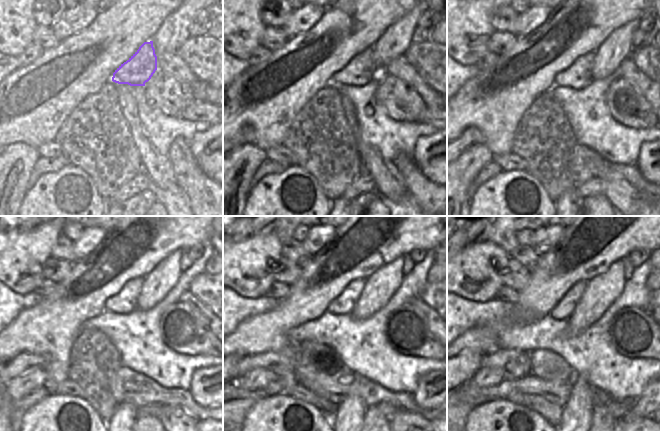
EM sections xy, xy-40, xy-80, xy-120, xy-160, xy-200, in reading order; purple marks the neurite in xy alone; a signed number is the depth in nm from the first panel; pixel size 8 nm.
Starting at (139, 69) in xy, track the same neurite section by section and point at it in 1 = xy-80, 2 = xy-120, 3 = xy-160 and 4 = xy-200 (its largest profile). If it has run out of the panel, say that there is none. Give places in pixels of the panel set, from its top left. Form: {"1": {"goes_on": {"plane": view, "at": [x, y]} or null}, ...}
{"1": {"goes_on": {"plane": "xy-80", "at": [578, 75]}}, "2": {"goes_on": {"plane": "xy-120", "at": [124, 302]}}, "3": {"goes_on": {"plane": "xy-160", "at": [344, 303]}}, "4": {"goes_on": {"plane": "xy-200", "at": [564, 308]}}}

